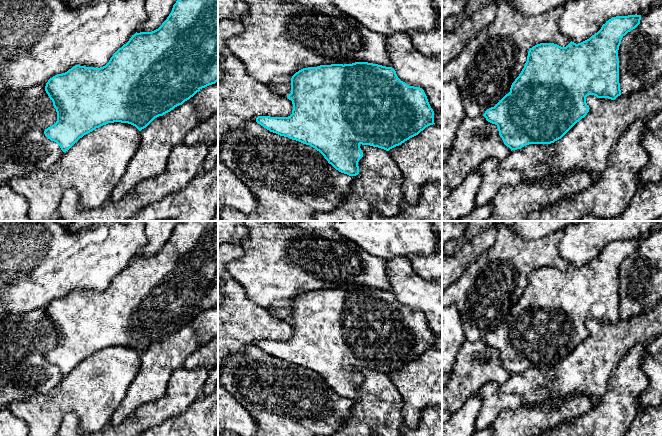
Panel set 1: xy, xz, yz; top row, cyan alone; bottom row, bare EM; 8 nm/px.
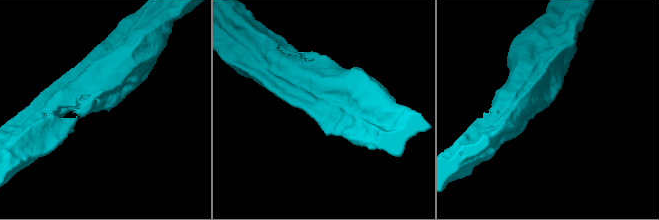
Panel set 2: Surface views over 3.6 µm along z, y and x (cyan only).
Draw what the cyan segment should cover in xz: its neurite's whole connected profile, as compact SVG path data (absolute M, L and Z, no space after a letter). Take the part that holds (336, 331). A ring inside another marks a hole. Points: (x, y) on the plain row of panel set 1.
M368 286L303 292L292 300L291 317L287 322L293 328L290 340L258 340L256 346L270 356L310 369L336 394L349 400L359 398L358 386L363 381L361 368L389 375L435 348L434 335L422 312L401 305L392 291Z

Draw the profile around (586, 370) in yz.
M662 300L647 312L626 321L620 319L611 324L588 319L586 327L590 332L587 339L561 363L551 368L529 368L512 374L501 385L501 391L505 394L519 394L522 397L522 405L527 407L578 395L589 396L593 405L596 405L606 393L611 373L633 347L637 344L647 347L662 334Z

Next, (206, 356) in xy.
M218 337L197 349L183 364L188 370L205 368L211 371L218 364Z

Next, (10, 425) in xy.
M6 407L0 410L0 436L28 436L29 428L26 422L16 417Z

